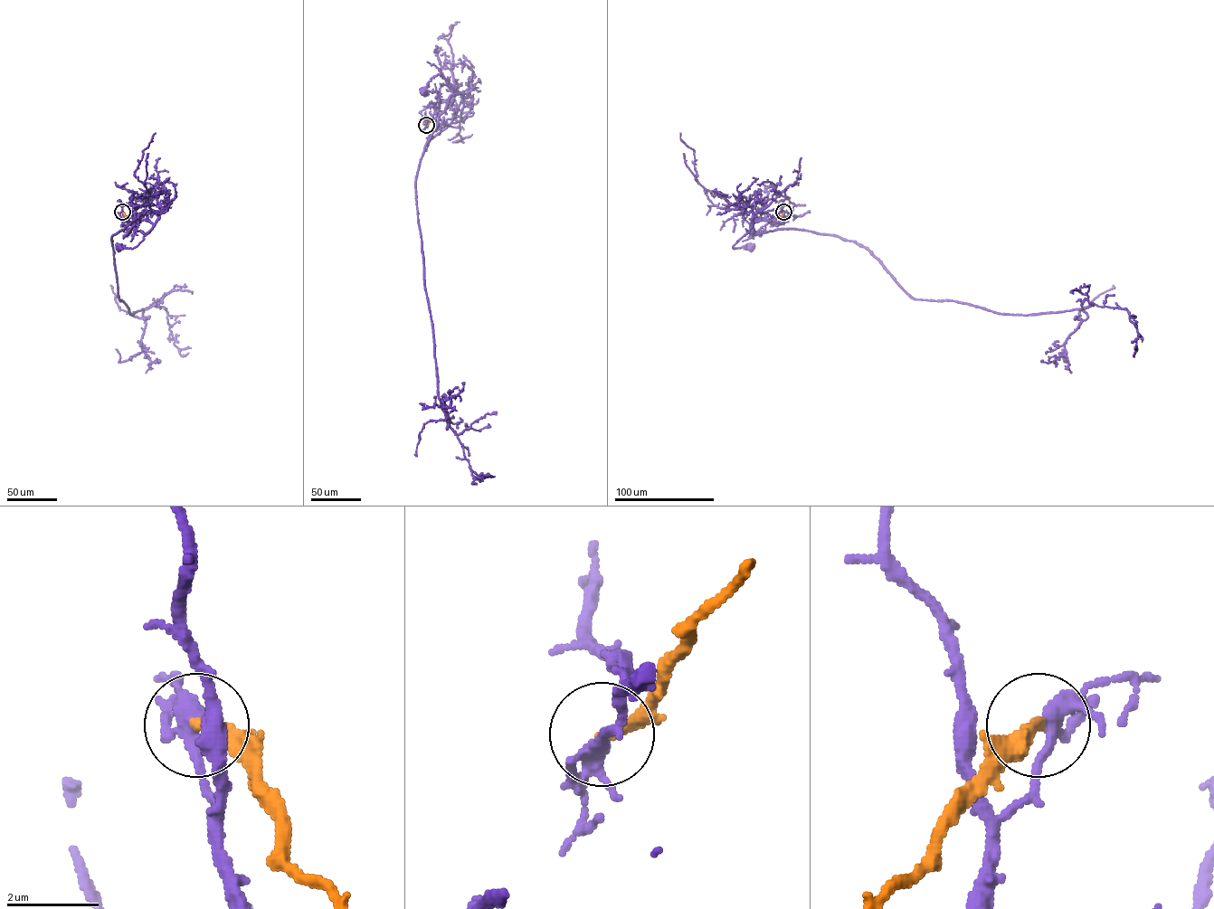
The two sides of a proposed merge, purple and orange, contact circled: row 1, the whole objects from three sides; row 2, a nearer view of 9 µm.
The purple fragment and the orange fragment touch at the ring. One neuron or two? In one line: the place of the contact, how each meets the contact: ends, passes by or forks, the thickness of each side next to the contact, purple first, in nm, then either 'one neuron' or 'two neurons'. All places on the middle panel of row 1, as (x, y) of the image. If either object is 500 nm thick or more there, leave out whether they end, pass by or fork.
(426, 125) | purple forks | orange ends | 280/280 nm | two neurons

